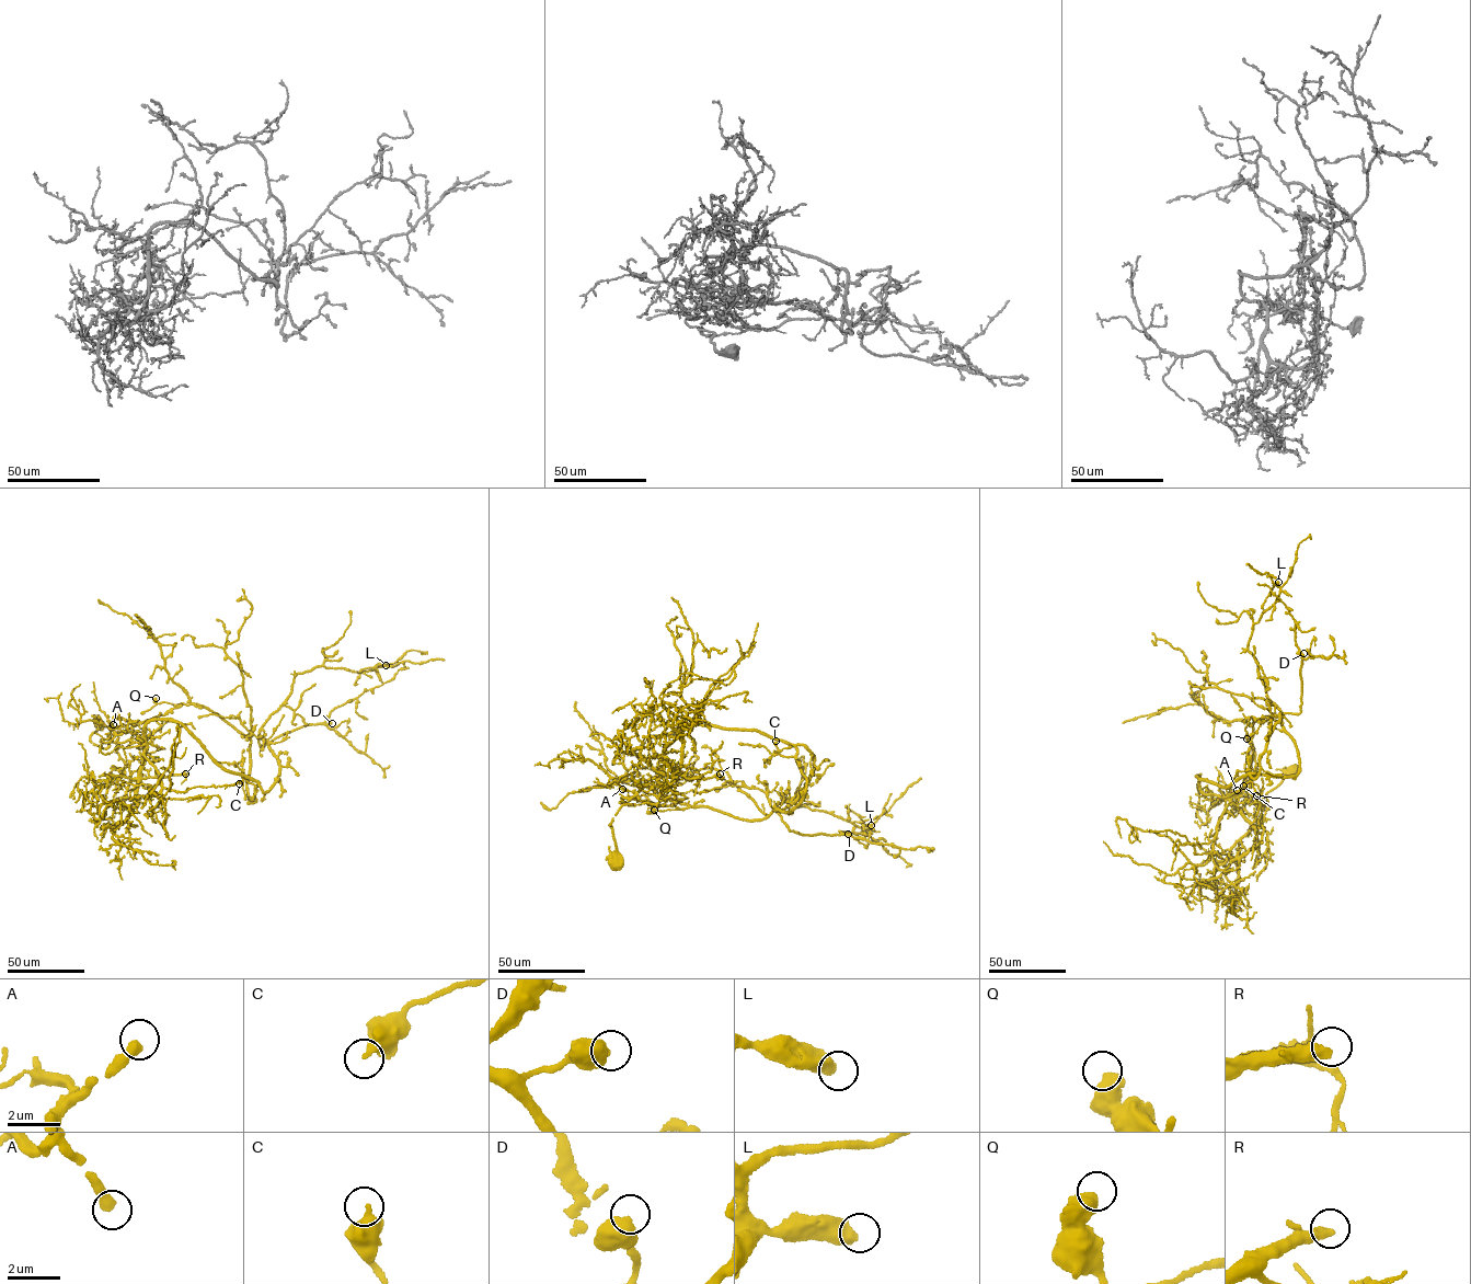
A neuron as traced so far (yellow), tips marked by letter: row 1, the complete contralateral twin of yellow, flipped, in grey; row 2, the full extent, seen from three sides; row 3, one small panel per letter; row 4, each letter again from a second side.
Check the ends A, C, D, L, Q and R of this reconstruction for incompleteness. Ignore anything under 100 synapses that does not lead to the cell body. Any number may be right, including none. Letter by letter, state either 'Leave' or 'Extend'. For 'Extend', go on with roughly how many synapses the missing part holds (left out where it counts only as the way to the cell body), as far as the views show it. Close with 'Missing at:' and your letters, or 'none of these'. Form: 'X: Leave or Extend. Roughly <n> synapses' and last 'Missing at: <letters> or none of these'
A: Leave
C: Leave
D: Leave
L: Leave
Q: Leave
R: Extend. Roughly 140 synapses
Missing at: R

